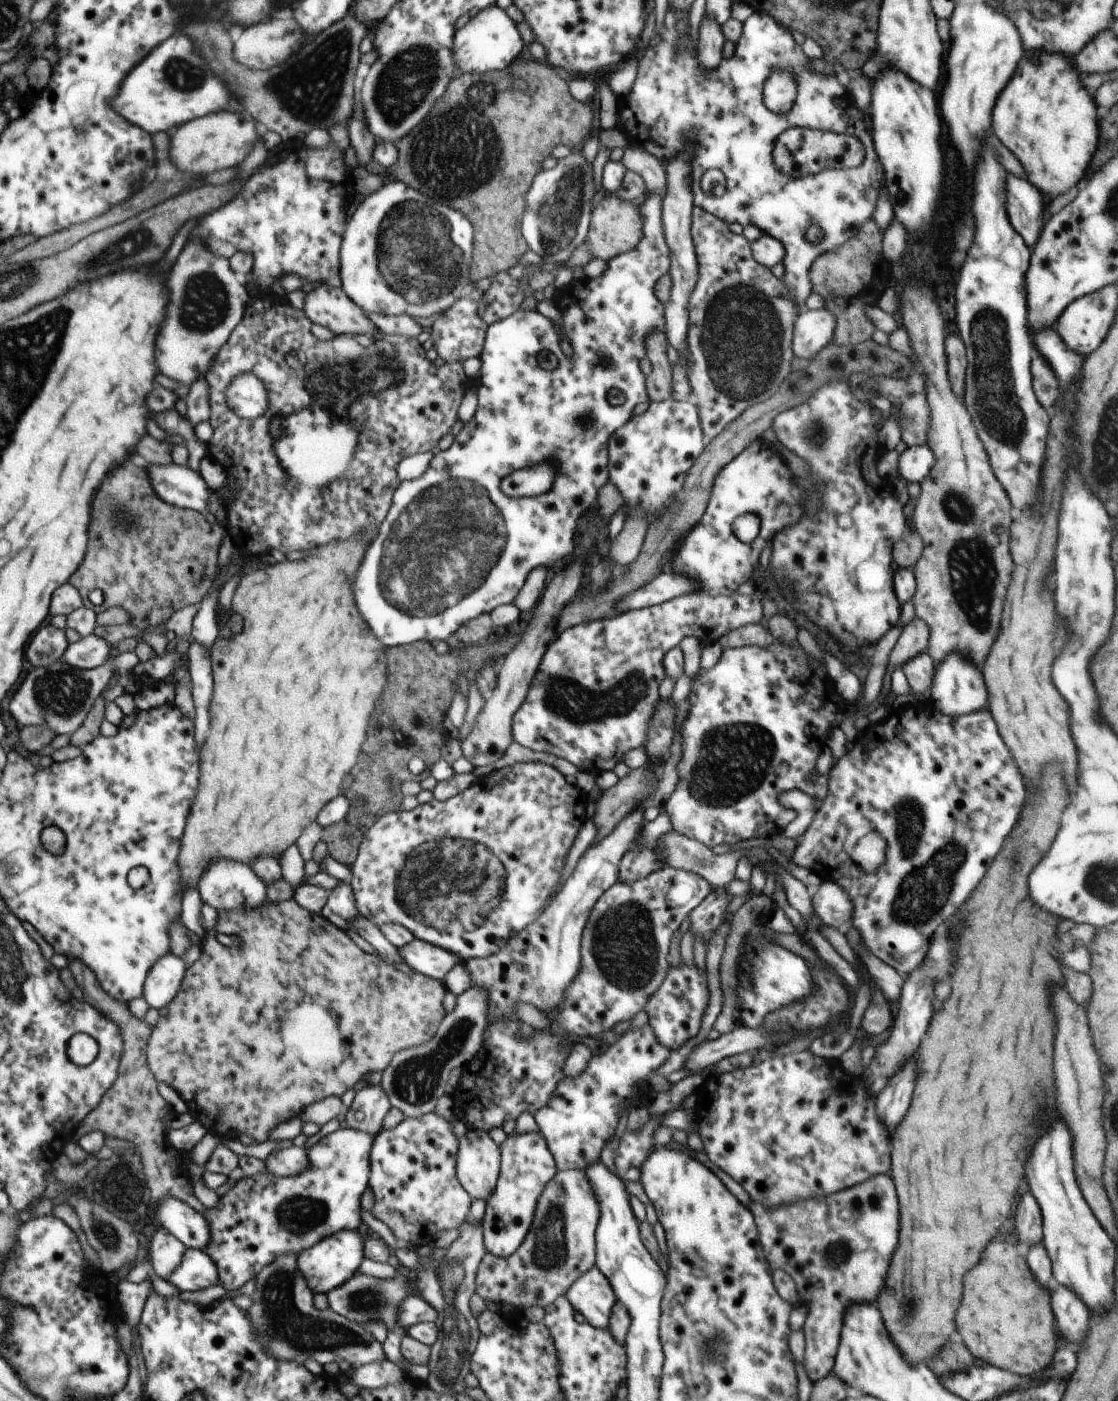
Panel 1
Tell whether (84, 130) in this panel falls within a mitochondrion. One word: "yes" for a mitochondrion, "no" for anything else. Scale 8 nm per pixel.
yes

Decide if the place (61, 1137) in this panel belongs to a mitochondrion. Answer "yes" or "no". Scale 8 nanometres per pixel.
no

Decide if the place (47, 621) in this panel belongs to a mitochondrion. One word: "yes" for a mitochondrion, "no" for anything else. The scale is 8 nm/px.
no

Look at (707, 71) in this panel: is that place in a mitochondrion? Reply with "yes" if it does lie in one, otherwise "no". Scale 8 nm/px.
no

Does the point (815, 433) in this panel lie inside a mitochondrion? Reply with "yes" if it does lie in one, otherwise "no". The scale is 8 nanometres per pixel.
yes

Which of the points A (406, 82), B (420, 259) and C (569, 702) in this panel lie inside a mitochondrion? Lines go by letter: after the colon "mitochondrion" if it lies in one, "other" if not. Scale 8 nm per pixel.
A: mitochondrion
B: mitochondrion
C: mitochondrion

